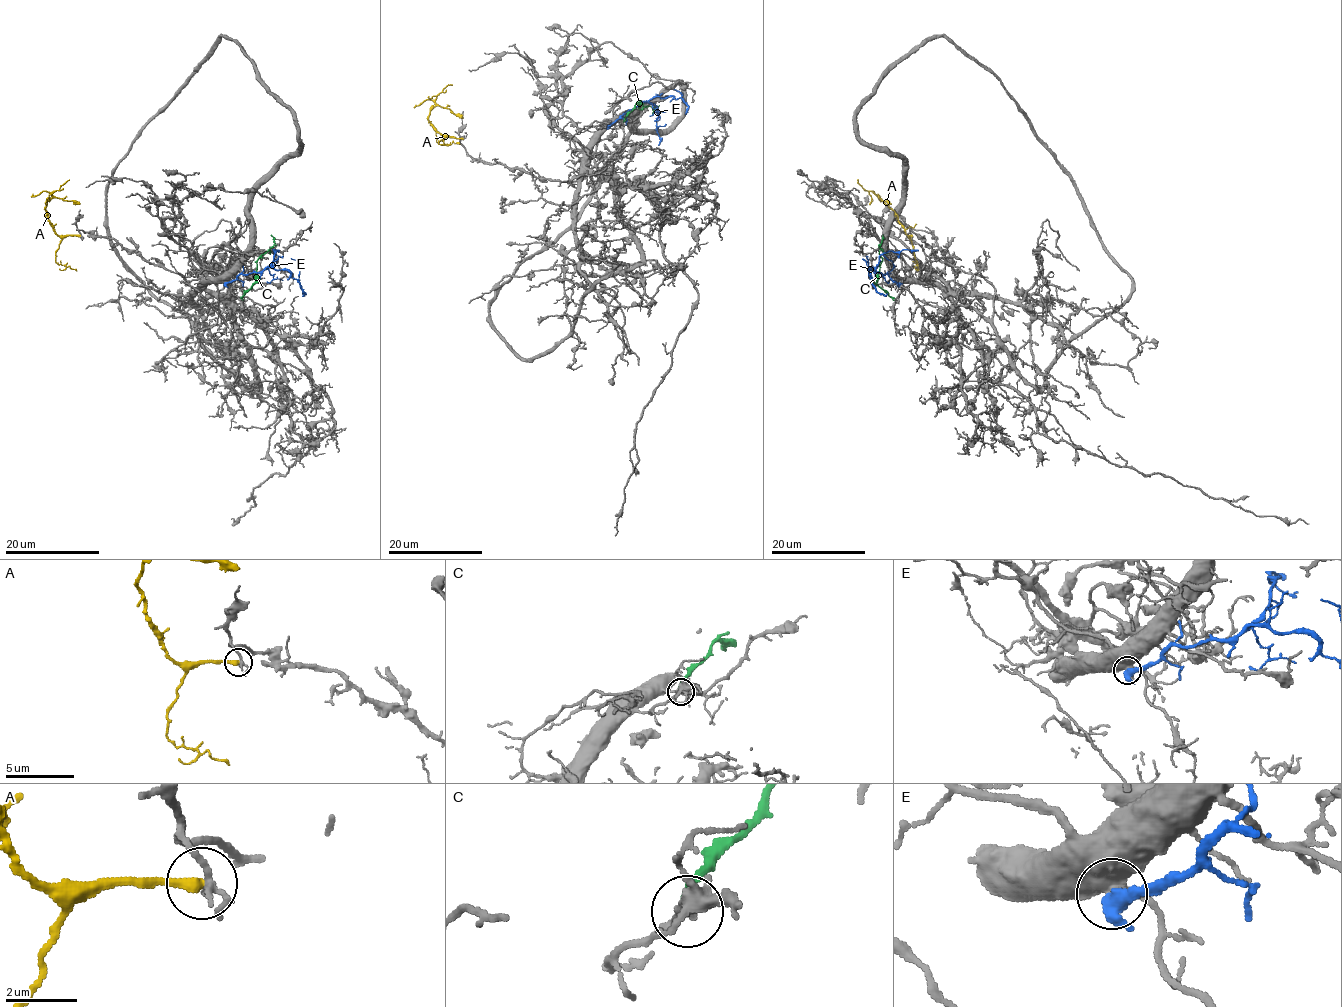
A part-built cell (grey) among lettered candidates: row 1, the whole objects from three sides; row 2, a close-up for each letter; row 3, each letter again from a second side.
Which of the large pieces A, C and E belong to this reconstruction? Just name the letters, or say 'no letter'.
no letter

